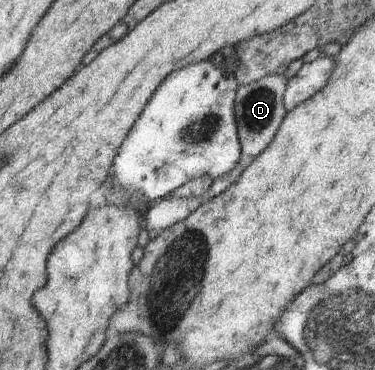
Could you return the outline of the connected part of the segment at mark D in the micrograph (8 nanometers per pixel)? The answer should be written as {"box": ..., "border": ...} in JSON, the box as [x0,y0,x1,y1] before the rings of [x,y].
{"box":[234,74,287,157],"border":[[[282,74],[268,75],[256,82],[238,85],[234,103],[234,118],[236,118],[242,155],[256,157],[272,142],[272,138],[278,132],[287,113],[283,103],[286,85],[287,78]]]}

